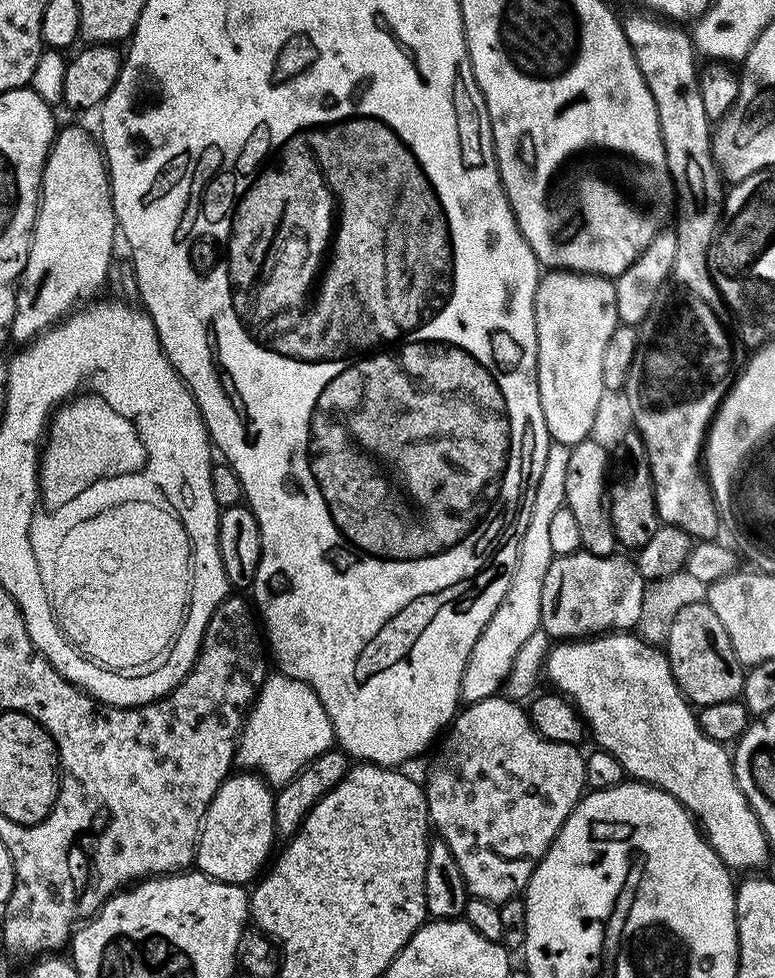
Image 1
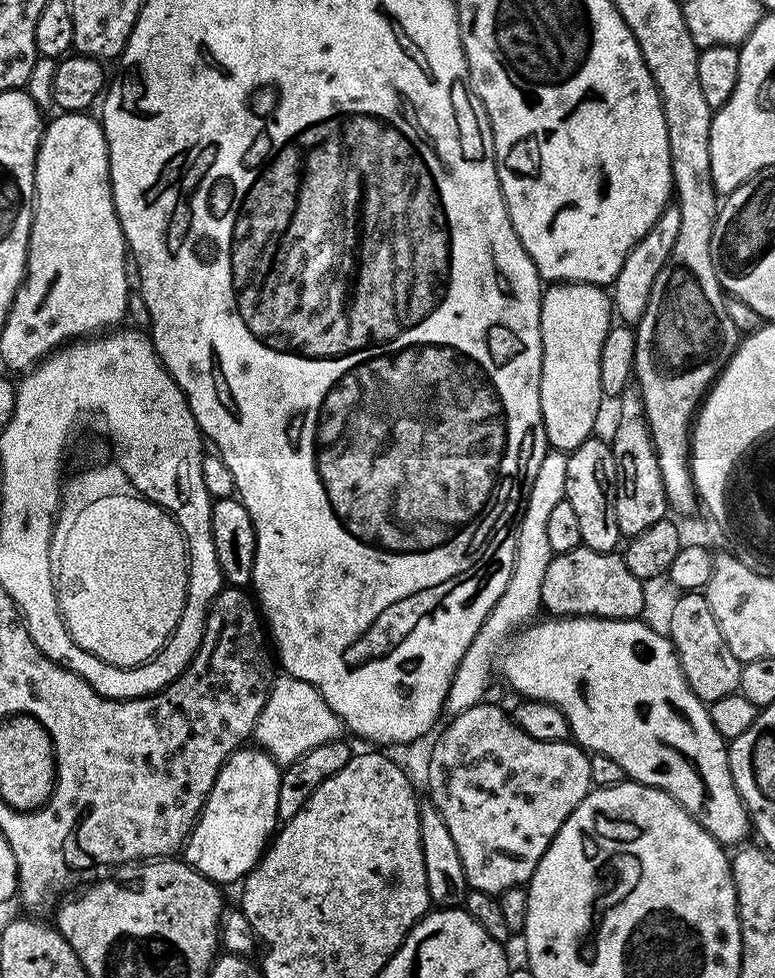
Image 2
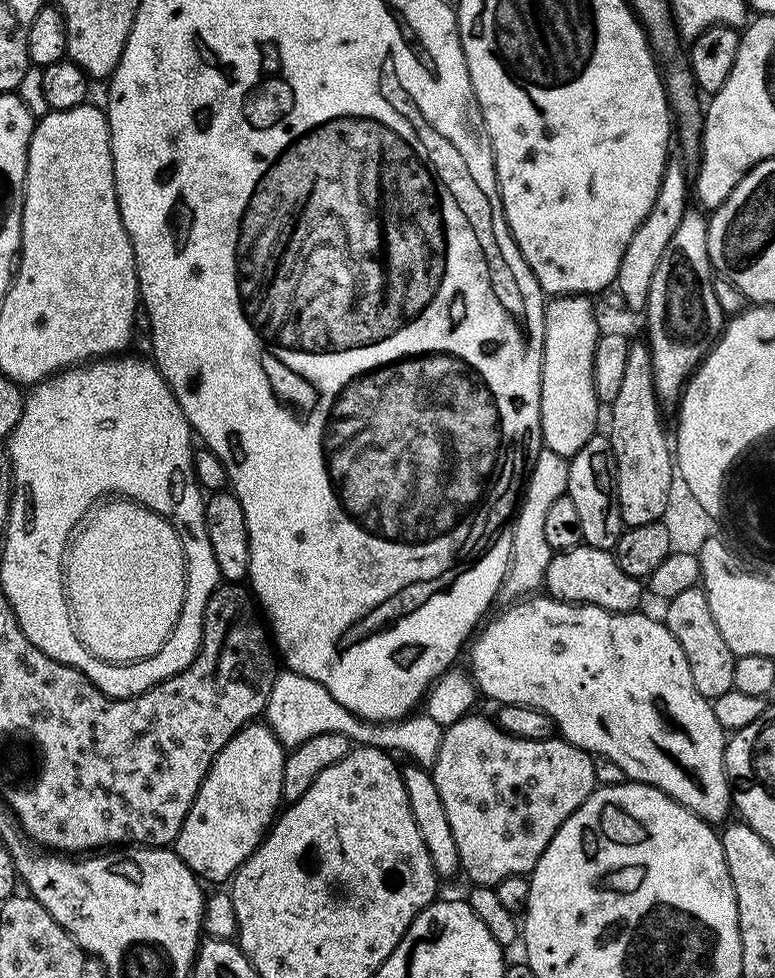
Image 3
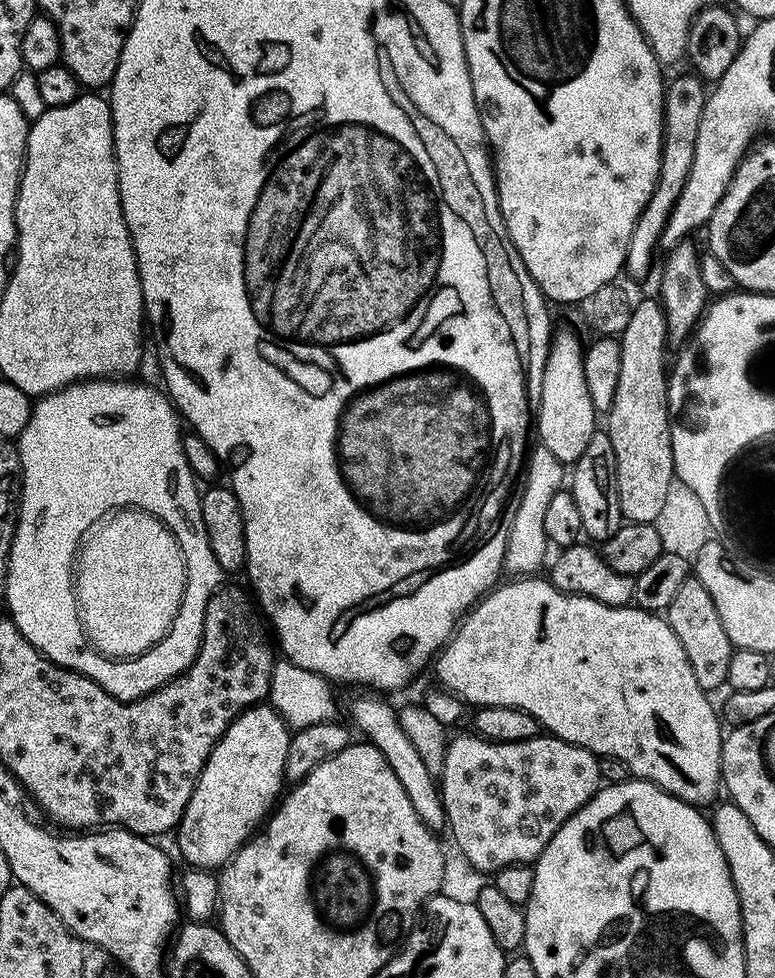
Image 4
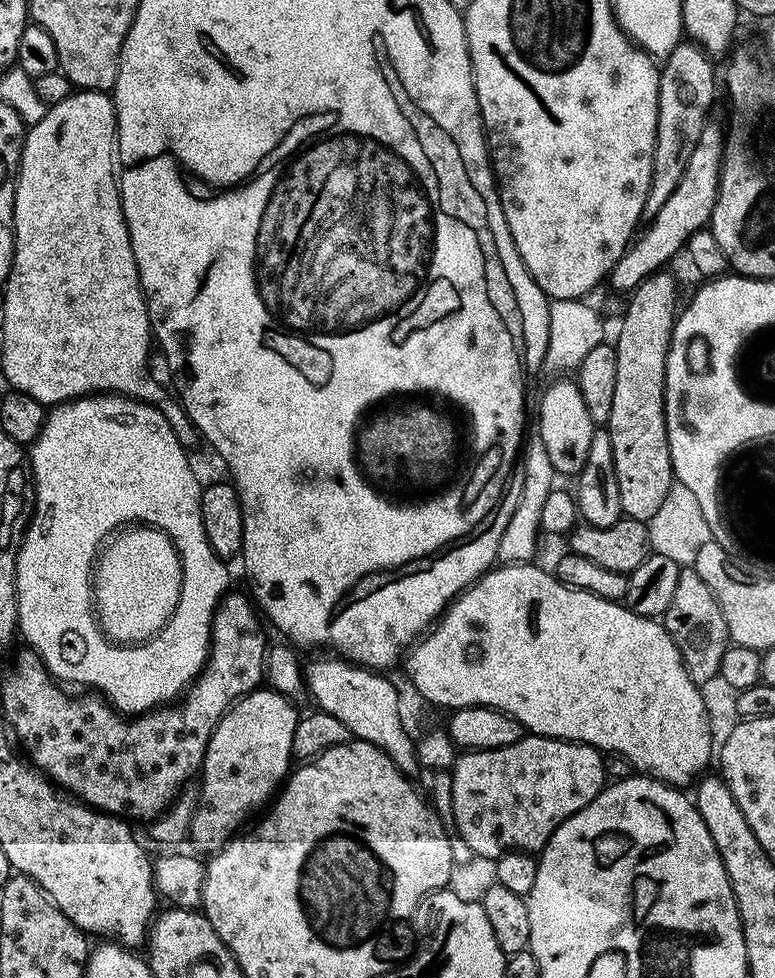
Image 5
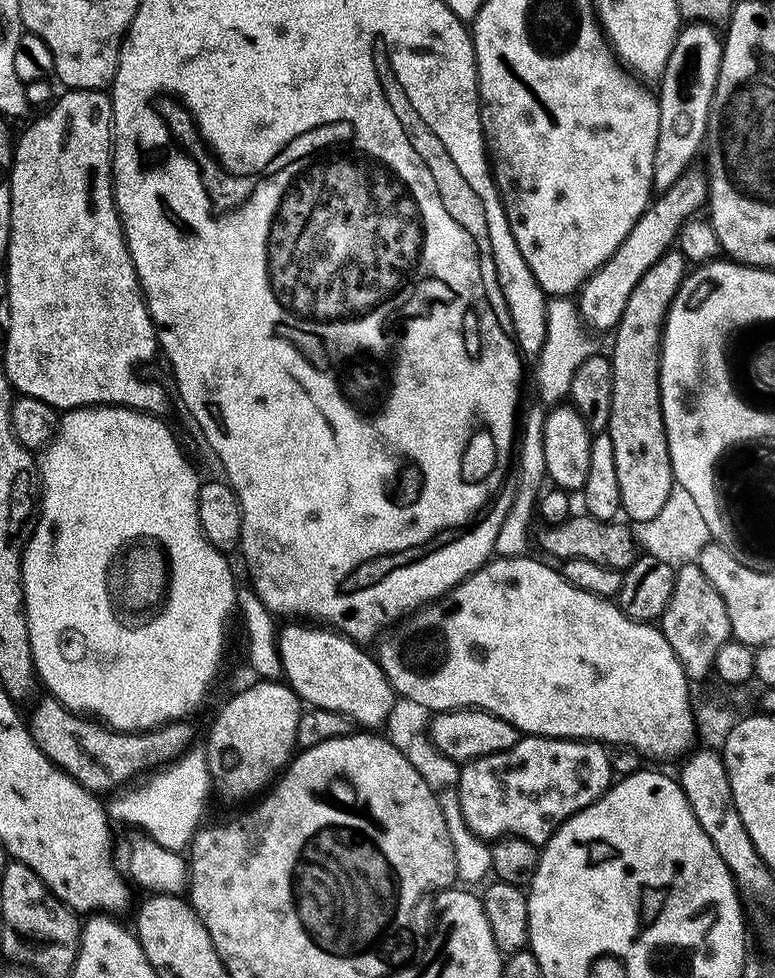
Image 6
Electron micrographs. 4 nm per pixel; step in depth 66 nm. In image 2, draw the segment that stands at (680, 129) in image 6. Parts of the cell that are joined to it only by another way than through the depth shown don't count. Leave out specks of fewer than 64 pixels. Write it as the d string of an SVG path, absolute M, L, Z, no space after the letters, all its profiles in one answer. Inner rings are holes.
M669 203L662 210L658 222L646 230L646 234L626 254L626 262L622 262L622 270L618 270L618 278L610 285L612 306L617 317L620 316L625 325L635 326L640 323L642 314L646 314L646 306L650 302L650 290L654 290L654 278L662 274L662 266L670 258L670 250L674 250L674 242L678 239L678 230L682 227L682 210L679 203Z

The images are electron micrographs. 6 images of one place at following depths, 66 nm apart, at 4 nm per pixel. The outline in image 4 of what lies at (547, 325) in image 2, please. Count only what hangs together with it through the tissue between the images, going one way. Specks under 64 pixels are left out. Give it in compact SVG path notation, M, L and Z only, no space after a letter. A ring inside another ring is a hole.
M559 332L551 337L548 361L544 363L538 407L534 412L534 428L537 433L540 431L539 443L542 447L550 450L550 454L554 454L554 458L558 458L561 464L571 466L578 458L582 458L582 450L586 450L590 438L598 431L598 424L596 424L598 413L594 402L590 402L590 394L586 390L586 374L582 374L585 345L580 344L579 338L574 333Z

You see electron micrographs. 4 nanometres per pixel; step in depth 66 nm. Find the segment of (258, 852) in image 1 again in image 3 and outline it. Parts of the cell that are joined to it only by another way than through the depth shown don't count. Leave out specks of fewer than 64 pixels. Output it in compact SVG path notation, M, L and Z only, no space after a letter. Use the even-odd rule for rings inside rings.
M264 722L248 724L242 730L238 730L238 734L234 734L234 738L226 742L226 746L222 746L182 822L182 830L174 845L178 858L182 858L182 862L186 862L188 869L201 881L231 881L236 871L246 862L246 858L250 858L256 847L264 841L282 804L282 770L285 755L284 745Z

